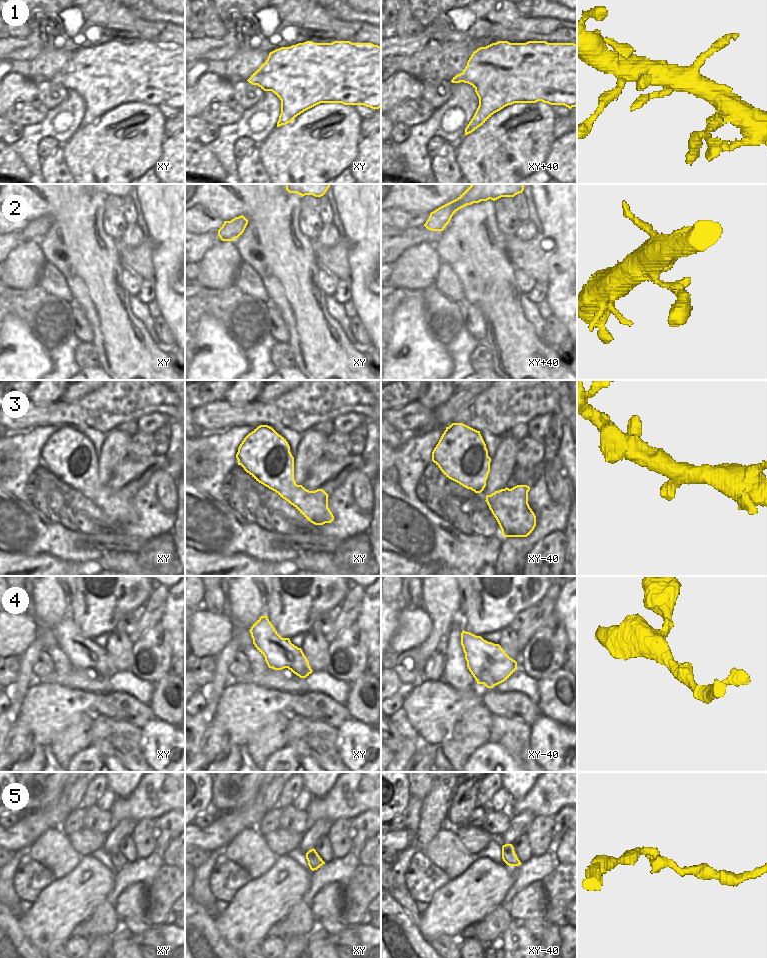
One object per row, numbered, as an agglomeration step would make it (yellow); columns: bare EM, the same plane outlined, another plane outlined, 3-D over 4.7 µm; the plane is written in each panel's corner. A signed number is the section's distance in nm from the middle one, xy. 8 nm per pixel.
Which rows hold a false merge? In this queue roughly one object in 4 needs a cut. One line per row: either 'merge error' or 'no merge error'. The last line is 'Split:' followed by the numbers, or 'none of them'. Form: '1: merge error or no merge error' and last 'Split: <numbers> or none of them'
1: no merge error
2: no merge error
3: no merge error
4: no merge error
5: no merge error
Split: none of them

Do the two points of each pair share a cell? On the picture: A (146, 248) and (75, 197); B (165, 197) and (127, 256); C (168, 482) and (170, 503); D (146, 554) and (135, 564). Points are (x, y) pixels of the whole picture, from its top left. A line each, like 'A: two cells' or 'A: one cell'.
A: two cells
B: two cells
C: one cell
D: two cells

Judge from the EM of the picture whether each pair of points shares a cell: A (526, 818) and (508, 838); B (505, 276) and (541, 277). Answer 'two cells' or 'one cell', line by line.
A: one cell
B: two cells

